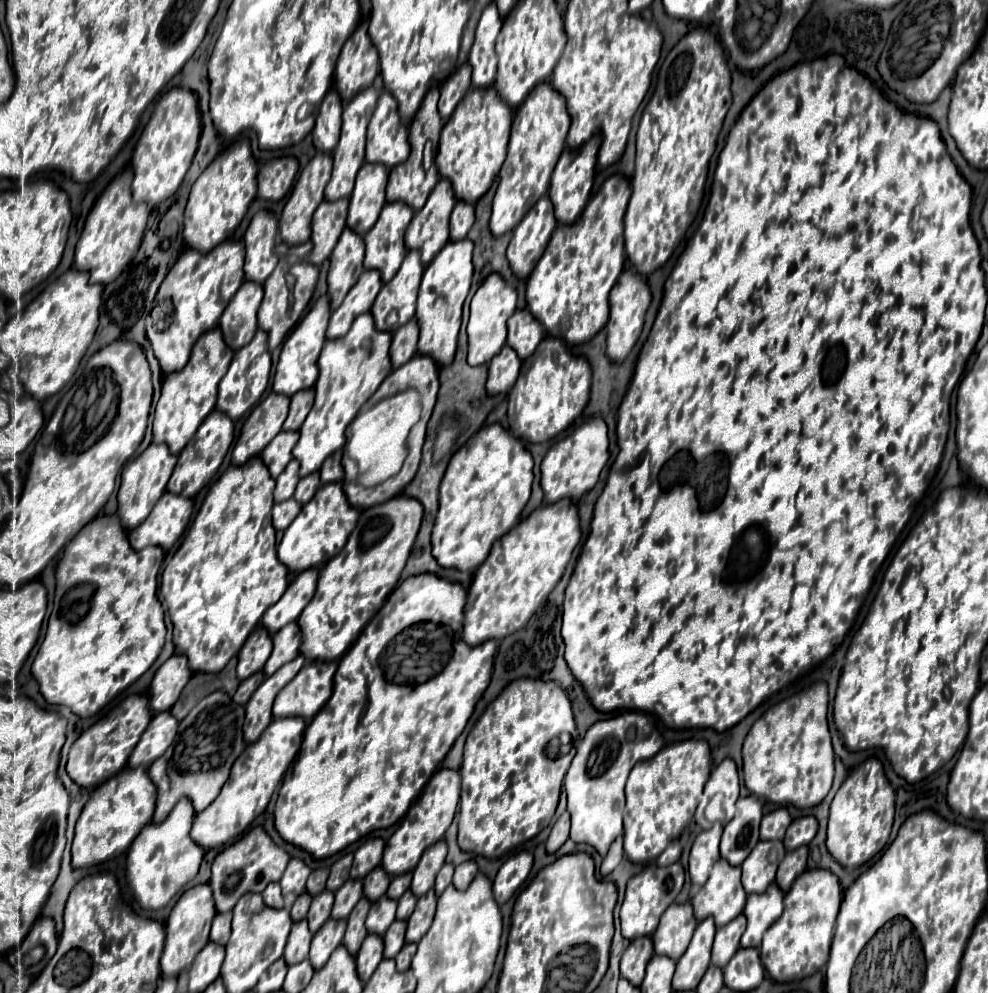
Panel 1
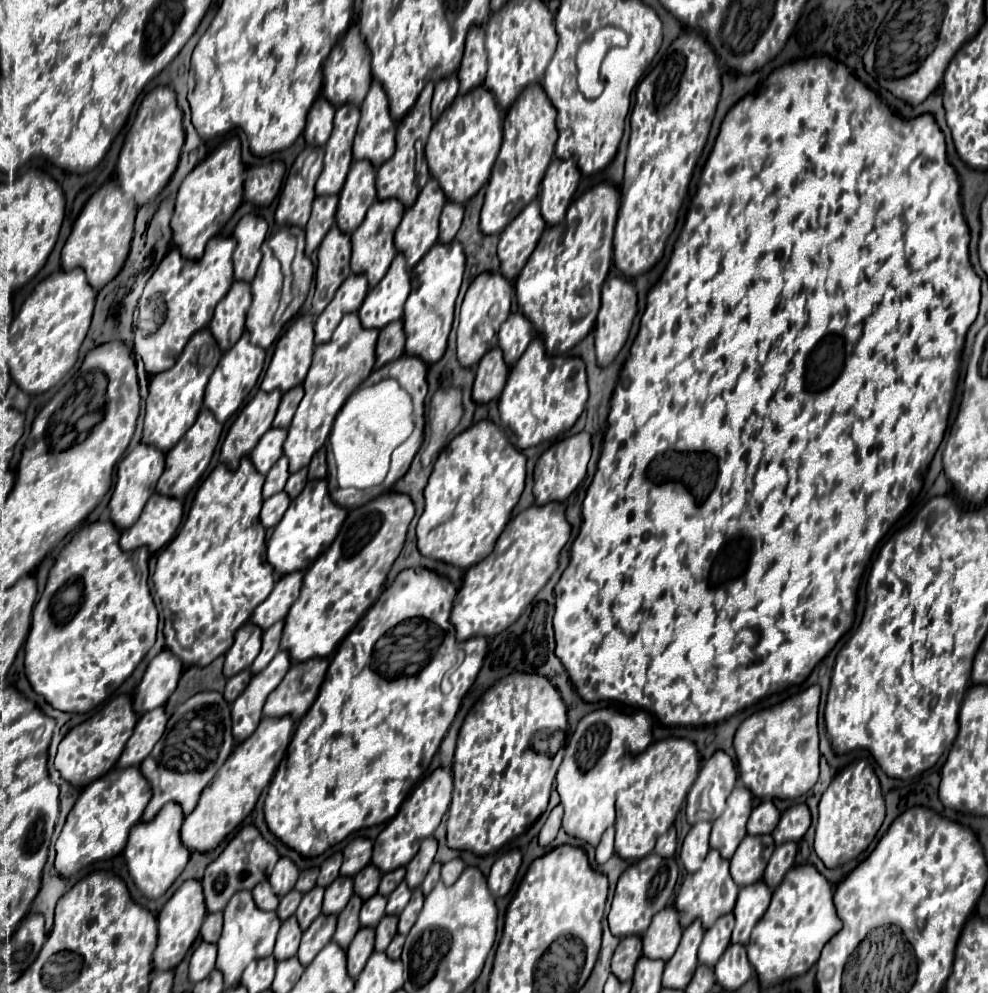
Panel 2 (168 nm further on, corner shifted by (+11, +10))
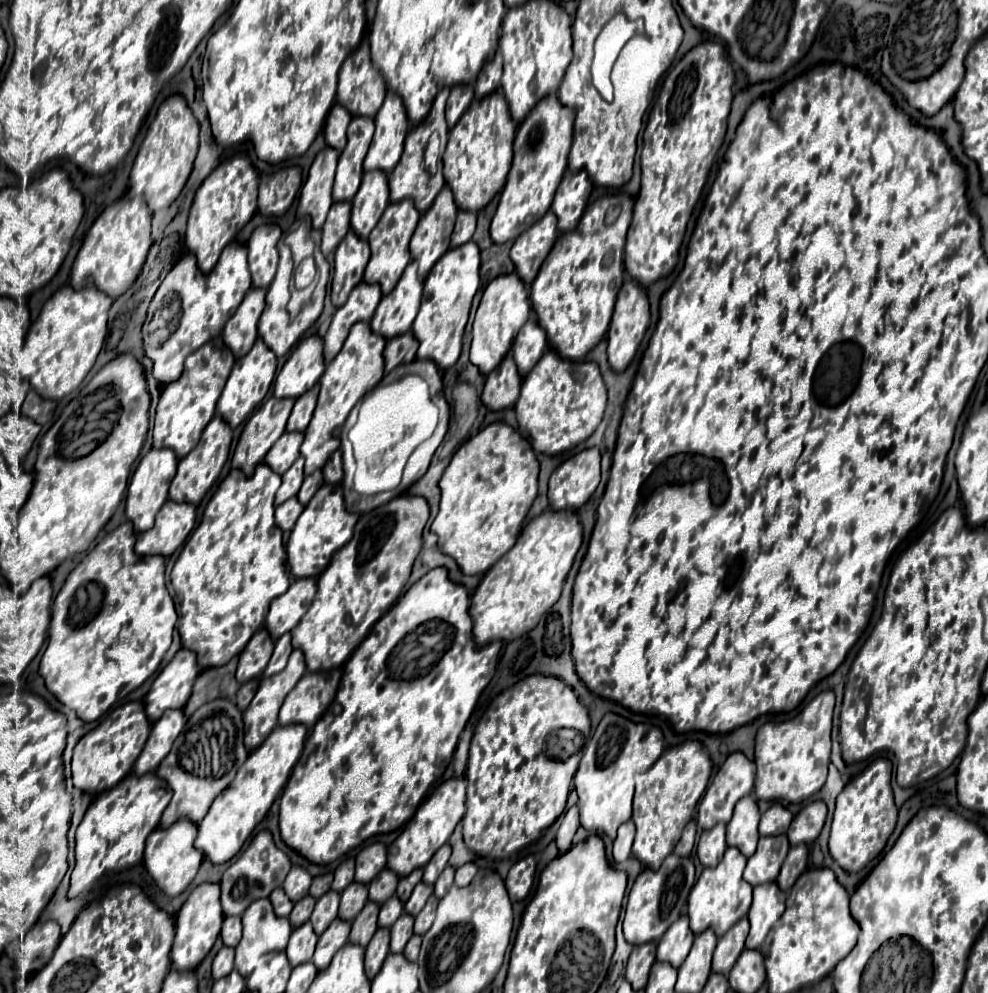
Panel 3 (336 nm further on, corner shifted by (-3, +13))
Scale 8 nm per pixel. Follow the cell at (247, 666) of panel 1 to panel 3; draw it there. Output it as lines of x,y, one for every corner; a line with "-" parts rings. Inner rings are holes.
259,629
251,637
251,641
243,649
243,653
239,655
237,681
247,683
255,677
261,677
261,673
265,671
265,667
271,659
271,653
273,653
273,641
265,629

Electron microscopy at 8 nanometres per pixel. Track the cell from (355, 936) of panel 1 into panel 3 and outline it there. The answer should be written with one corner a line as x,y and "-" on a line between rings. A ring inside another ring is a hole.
369,901
367,907
363,907
363,911
351,923
349,941
355,945
361,945
361,947
367,947
367,943
371,941
371,937
377,931
377,915
379,915
379,905

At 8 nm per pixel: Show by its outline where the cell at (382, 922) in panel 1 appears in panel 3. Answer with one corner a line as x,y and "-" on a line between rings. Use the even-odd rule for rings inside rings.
393,895
387,903
381,905
381,913
379,913
379,927
391,927
403,913
403,903
397,899
397,895

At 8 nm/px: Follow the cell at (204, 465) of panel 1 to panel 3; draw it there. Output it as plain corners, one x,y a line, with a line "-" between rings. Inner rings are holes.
215,415
211,419
211,423
205,427
199,445
185,457
179,461
179,469
177,475
171,483
169,489
169,499
177,501
177,503
191,503
191,505
199,505
201,499
205,497
205,493
211,489
211,485
217,481
227,457
229,457
229,447
231,447
231,427
219,417

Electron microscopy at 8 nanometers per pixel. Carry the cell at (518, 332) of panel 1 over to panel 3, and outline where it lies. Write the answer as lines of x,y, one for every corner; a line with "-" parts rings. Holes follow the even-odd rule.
527,321
521,327
511,351
513,351
513,359
517,363
519,375
525,377
535,367
535,363
543,357
543,353
547,351
545,331
535,321

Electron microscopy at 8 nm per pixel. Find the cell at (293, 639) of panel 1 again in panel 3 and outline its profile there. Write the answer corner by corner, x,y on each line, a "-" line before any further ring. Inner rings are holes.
285,633
285,635
281,635
281,639
277,639
273,657
271,657
271,661
269,661
269,665
267,665
267,669
265,669
263,675
271,677
271,675
283,671
285,665
287,665
287,659
291,655
291,651
293,651
293,647
291,647
291,635

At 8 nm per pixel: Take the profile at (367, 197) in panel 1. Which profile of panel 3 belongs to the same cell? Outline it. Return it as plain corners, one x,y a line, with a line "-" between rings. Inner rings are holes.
367,171
351,205
353,207
351,229
361,239
367,239
387,205
389,205
387,175
383,171

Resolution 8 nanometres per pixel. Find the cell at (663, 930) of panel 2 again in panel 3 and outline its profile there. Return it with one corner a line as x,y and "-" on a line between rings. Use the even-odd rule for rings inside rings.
683,915
679,921
675,921
667,929
667,935
663,935
663,939
659,941
657,961
669,963
671,967
677,969
683,963
683,959
689,955
693,939
695,939
695,935
689,929
689,919
687,919
687,915

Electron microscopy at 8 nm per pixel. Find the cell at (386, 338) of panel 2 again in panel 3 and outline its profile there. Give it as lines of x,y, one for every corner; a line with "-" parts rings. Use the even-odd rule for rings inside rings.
407,333
407,335
399,335
399,339
389,339
383,351
385,357
385,373
389,373
391,369
395,369
401,363
411,363
415,359
419,341

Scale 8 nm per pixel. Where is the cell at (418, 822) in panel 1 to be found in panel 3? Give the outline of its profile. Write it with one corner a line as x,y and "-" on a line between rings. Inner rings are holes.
449,779
433,789
433,793
419,805
415,817
405,825
403,833
391,843
387,853
387,869
395,871
399,877
407,877
411,871
421,869
429,863
435,851
447,843
455,825
465,815
465,779

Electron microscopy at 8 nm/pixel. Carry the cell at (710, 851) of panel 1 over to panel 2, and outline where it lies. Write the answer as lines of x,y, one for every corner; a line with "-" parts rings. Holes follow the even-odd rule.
697,822
685,836
681,846
681,862
687,872
697,872
705,860
709,852
709,832
711,822

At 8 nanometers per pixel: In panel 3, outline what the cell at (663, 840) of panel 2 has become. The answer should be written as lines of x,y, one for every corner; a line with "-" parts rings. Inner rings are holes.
689,821
687,827
685,827
685,831
683,831
681,841
675,845
675,851
673,851
675,855
679,855
679,857
689,857
691,855
693,845
695,845
695,831
697,831
695,821

